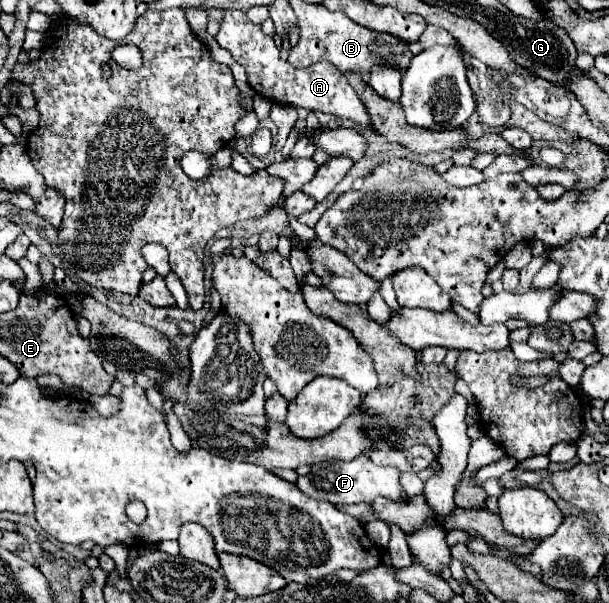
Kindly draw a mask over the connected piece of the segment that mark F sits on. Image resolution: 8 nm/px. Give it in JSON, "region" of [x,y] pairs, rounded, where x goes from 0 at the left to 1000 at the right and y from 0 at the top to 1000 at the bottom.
{"region":[[[601,753],[585,756],[575,766],[525,766],[512,773],[502,789],[489,789],[486,806],[516,829],[535,829],[545,836],[591,836],[614,829],[617,823],[634,823],[644,829],[667,826],[663,813],[654,803],[657,779],[650,773],[617,773],[604,763]]]}

